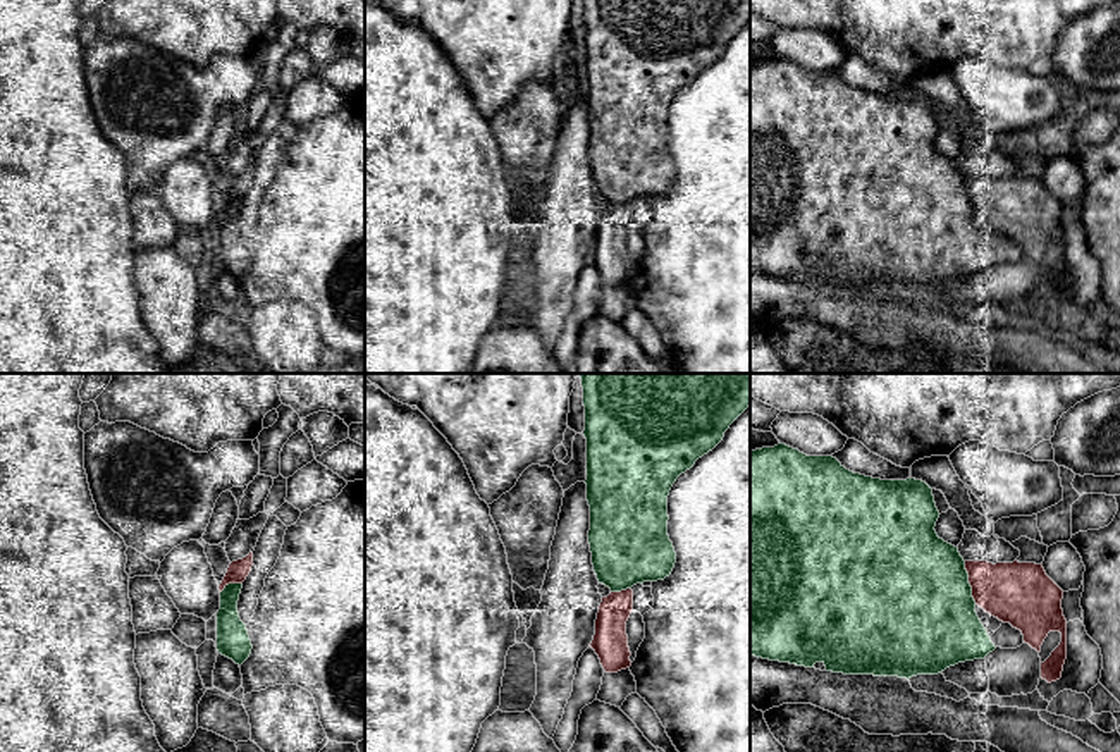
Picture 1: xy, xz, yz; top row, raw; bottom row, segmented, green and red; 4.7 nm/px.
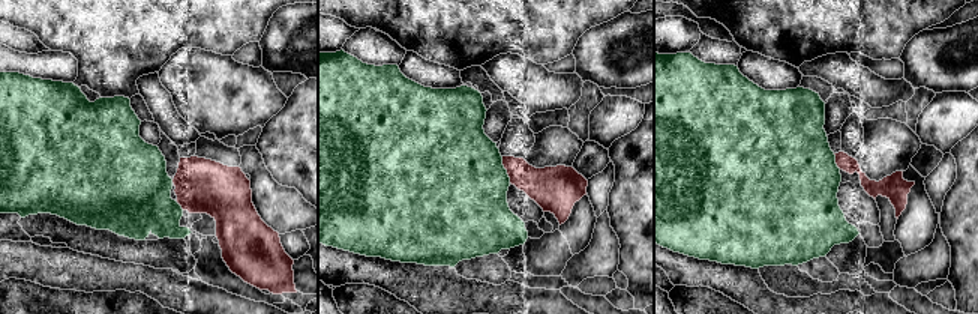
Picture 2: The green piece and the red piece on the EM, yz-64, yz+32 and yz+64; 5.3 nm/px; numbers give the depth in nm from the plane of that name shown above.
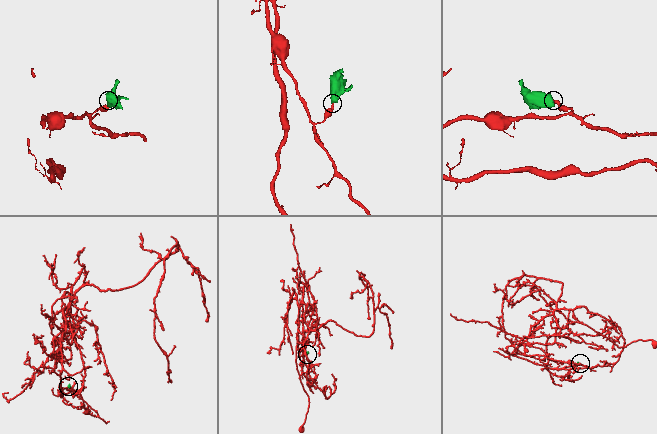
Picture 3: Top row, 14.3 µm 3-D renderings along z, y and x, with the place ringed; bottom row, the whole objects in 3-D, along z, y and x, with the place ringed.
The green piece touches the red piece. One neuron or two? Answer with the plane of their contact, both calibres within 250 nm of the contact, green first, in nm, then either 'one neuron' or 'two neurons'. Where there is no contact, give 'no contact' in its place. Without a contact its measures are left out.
contact in yz; calibres 500 and 280 nm; two neurons

